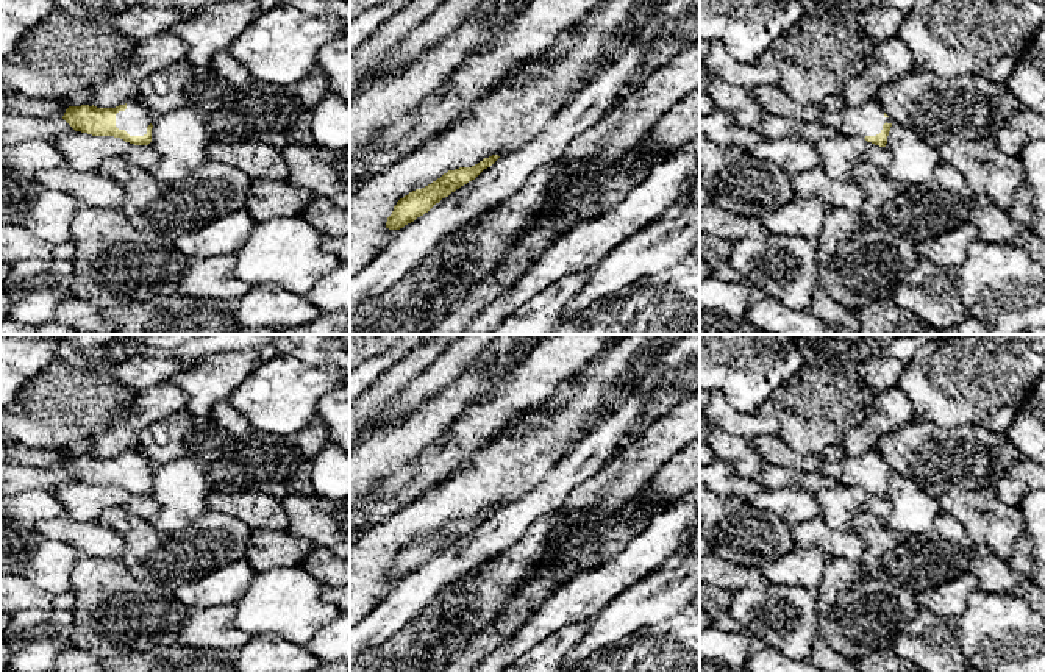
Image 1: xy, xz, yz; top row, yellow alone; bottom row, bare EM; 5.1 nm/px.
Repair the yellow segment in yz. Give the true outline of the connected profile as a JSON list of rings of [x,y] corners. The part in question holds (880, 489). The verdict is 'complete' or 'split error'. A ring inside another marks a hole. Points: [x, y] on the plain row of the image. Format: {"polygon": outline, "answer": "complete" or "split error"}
{"polygon": [[[876,450],[859,456],[845,456],[839,461],[826,461],[822,464],[820,472],[837,484],[864,488],[879,497],[886,497],[893,474]]], "answer": "split error"}

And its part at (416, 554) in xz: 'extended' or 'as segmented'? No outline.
as segmented

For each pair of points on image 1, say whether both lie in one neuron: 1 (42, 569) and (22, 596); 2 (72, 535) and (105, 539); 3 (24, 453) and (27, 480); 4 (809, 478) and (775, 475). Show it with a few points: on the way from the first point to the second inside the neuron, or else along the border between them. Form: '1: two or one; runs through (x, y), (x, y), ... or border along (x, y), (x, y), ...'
1: two; border along (19, 572), (36, 585), (55, 593), (63, 600)
2: one; runs through (80, 535), (97, 539)
3: two; border along (16, 463), (61, 468)
4: one; runs through (802, 478), (783, 477)

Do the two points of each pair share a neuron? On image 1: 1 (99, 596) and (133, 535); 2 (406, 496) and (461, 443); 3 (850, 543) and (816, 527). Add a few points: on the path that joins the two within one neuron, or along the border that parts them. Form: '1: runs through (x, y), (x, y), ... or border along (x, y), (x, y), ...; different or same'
1: border along (119, 558), (136, 580), (149, 582); different
2: runs through (420, 485), (449, 457); same
3: runs through (842, 543), (831, 543), (823, 535); same

